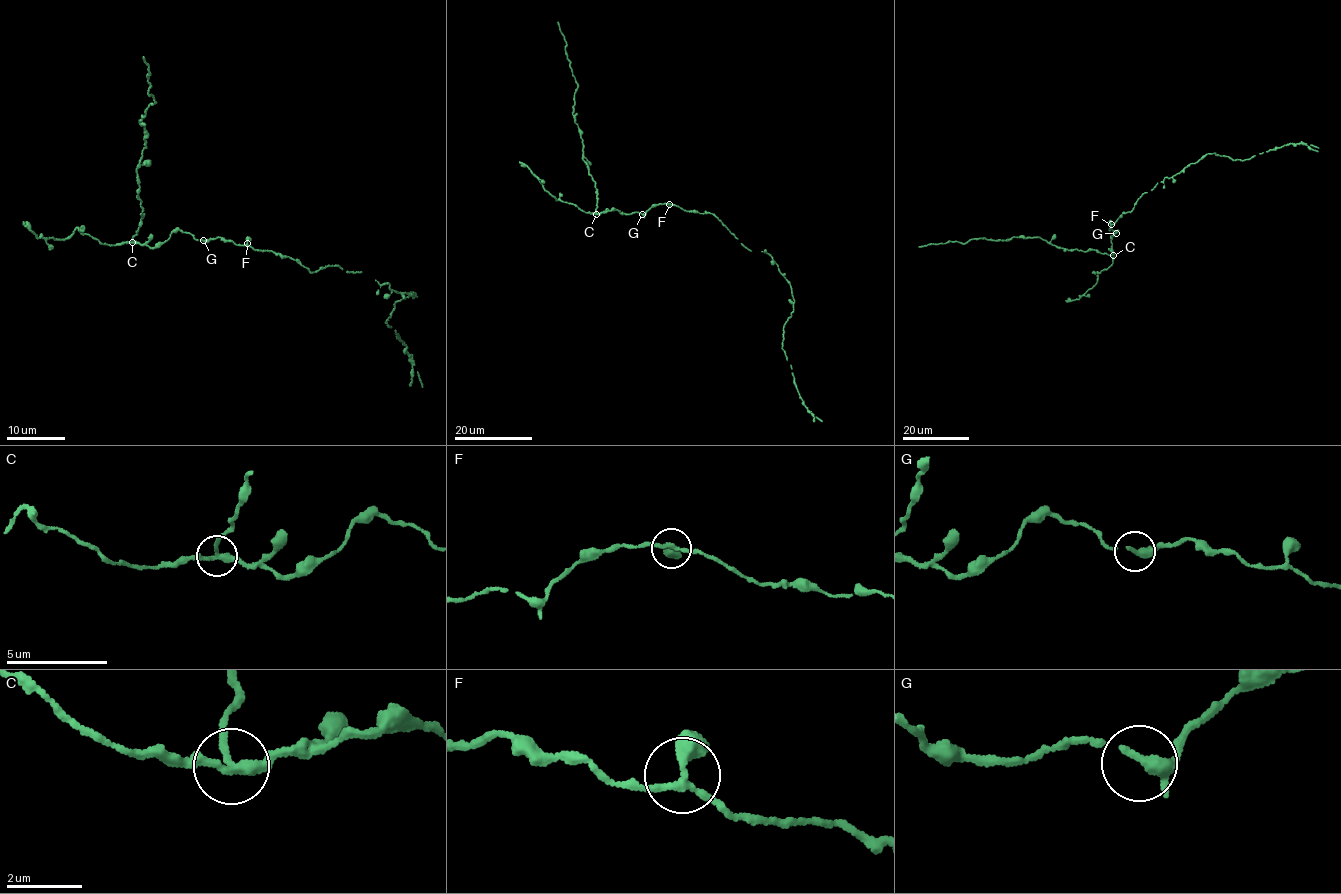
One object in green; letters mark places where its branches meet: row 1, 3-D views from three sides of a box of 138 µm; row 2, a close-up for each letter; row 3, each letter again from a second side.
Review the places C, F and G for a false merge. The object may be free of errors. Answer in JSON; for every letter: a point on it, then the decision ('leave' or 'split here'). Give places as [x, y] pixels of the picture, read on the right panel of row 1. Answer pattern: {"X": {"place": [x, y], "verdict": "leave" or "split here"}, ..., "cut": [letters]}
{"C": {"place": [1113, 255], "verdict": "split here"}, "F": {"place": [1111, 224], "verdict": "leave"}, "G": {"place": [1116, 233], "verdict": "leave"}, "cut": ["C"]}

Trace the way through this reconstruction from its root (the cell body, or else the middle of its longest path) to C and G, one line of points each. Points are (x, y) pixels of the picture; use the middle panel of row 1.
C: (670, 204), (654, 204), (644, 214), (612, 209), (597, 214)
G: (670, 204), (654, 204), (642, 214)

